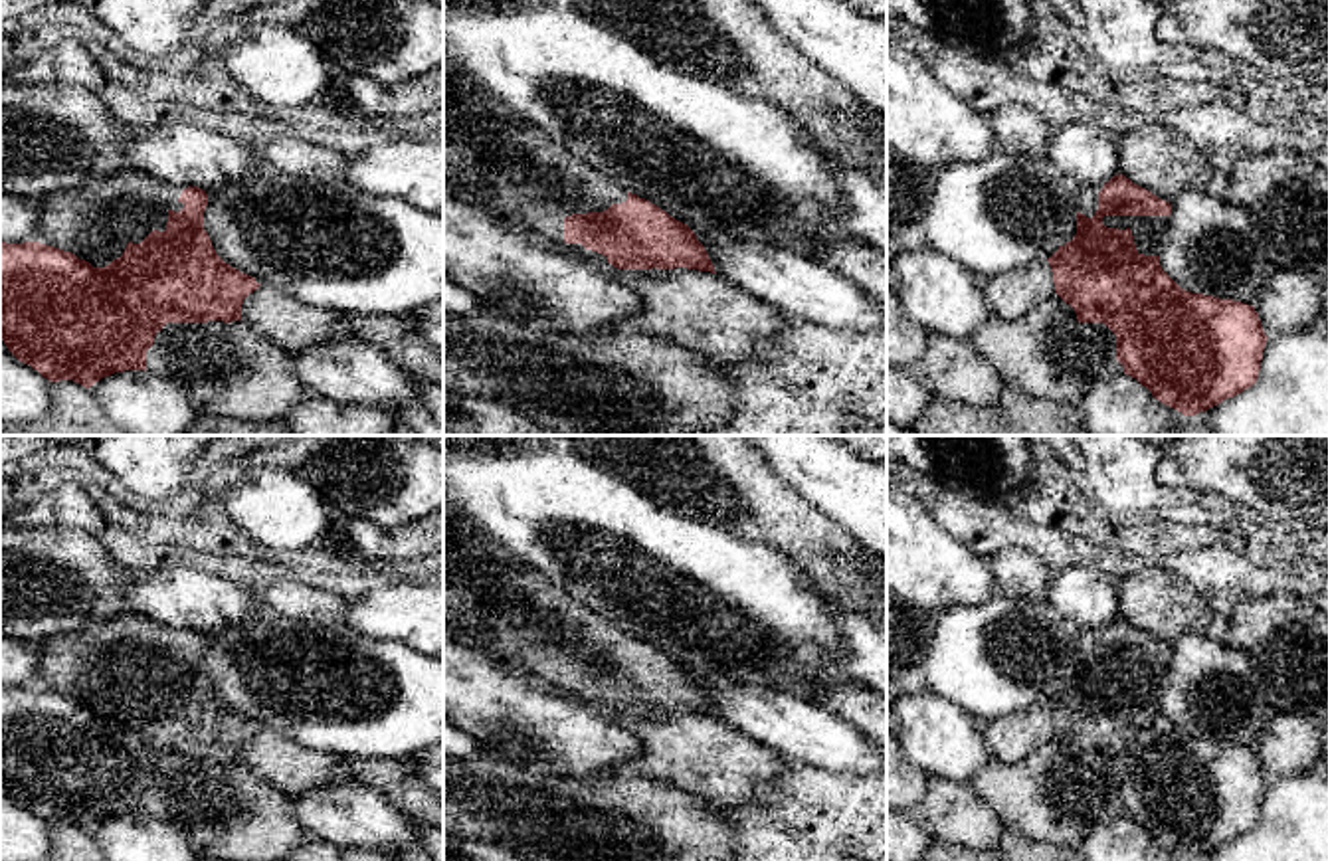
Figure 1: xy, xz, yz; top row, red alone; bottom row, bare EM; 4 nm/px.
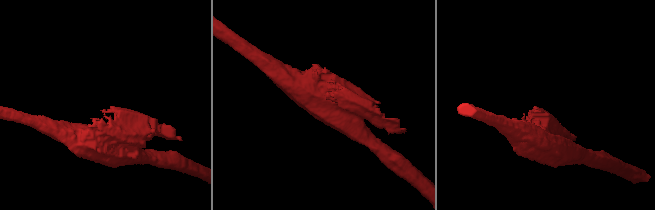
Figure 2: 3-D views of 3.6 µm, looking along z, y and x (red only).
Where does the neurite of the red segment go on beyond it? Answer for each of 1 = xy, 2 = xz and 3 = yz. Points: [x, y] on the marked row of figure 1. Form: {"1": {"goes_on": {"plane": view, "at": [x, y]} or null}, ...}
{"1": {"goes_on": null}, "2": {"goes_on": null}, "3": {"goes_on": null}}

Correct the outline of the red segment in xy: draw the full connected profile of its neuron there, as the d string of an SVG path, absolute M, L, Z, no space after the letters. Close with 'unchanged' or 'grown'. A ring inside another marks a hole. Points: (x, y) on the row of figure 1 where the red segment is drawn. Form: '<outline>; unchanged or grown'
M188 186L178 202L184 208L168 210L164 232L152 230L141 243L129 241L123 255L105 267L93 267L71 251L40 241L0 241L0 338L8 350L49 382L73 380L91 388L115 372L146 370L146 350L166 323L241 321L243 299L261 283L216 253L204 230L206 190Z; unchanged

